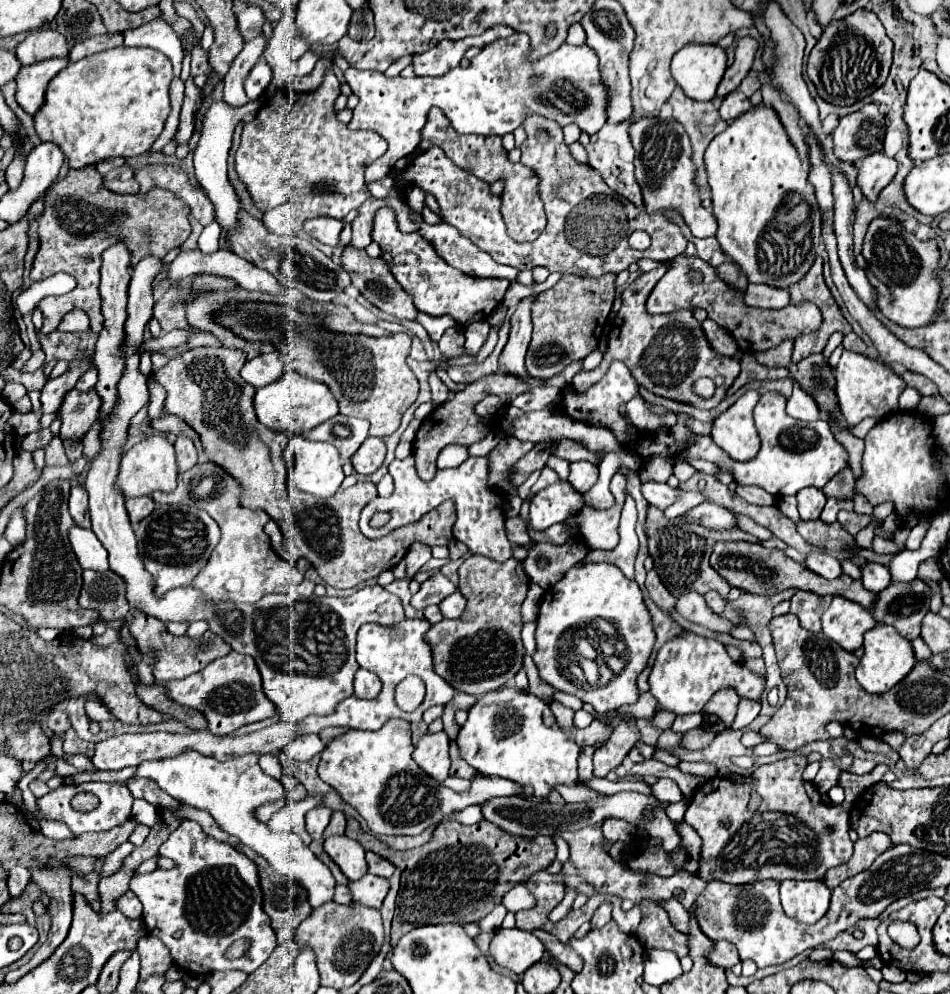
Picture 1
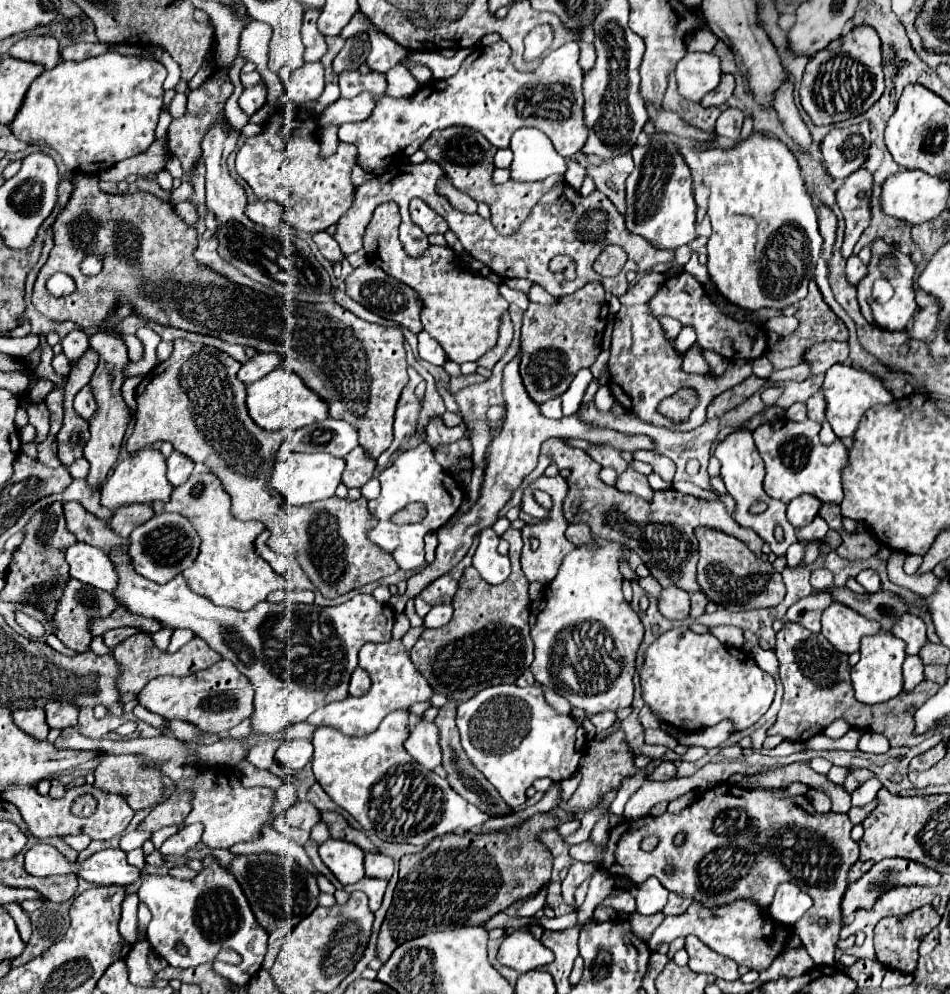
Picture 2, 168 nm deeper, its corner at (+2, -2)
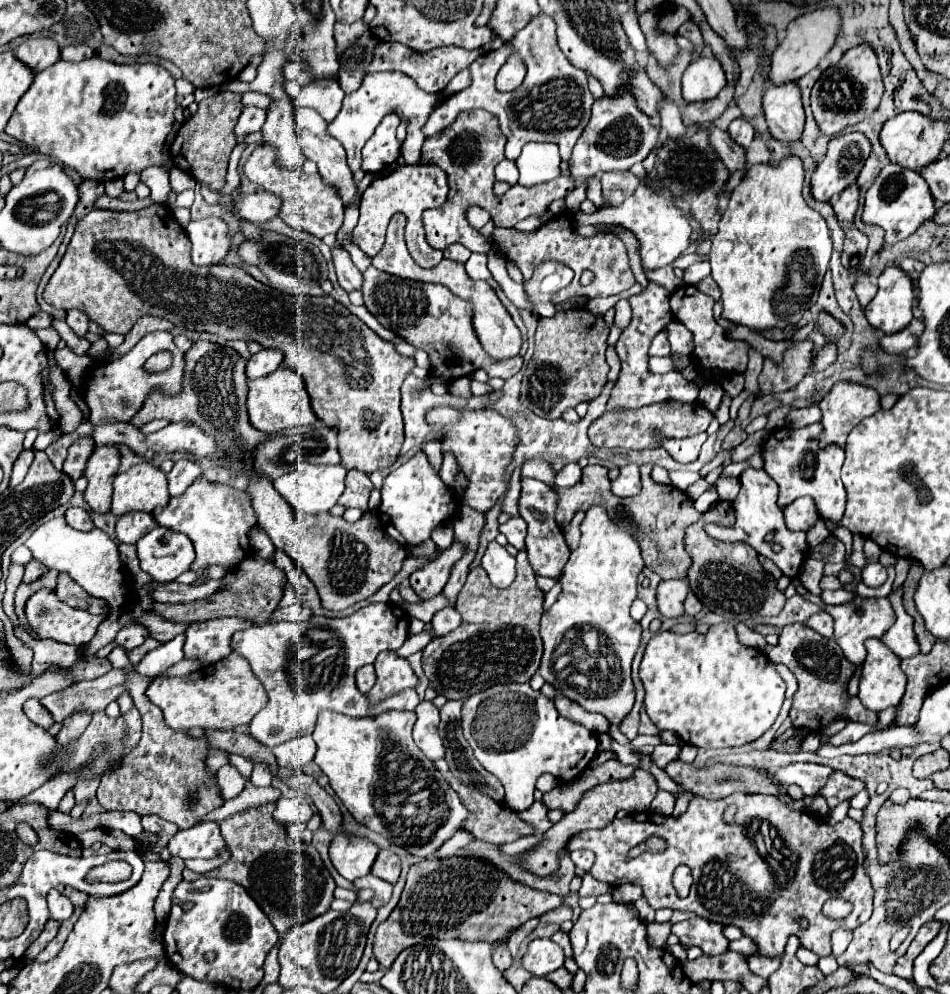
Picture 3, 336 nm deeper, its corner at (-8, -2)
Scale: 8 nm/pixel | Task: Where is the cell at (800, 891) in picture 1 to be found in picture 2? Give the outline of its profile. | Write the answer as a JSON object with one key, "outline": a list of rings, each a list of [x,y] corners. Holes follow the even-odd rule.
{"outline":[[[784,882],[778,886],[774,902],[768,910],[774,922],[792,926],[810,906],[812,906],[812,898],[806,896],[806,892],[802,892],[798,886],[790,882]]]}

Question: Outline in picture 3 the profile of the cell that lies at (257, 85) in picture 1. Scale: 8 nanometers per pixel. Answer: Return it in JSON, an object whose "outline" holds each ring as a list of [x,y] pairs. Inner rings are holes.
{"outline":[[[244,106],[238,124],[236,124],[236,136],[242,134],[252,134],[256,130],[260,130],[264,126],[266,120],[266,110],[258,108],[258,106]]]}

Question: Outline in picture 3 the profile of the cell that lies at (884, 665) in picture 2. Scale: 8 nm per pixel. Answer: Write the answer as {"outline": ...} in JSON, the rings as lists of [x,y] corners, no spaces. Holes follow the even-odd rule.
{"outline":[[[868,638],[866,650],[868,650],[868,656],[864,660],[864,668],[862,668],[862,676],[860,676],[858,698],[862,700],[862,704],[868,710],[876,710],[876,712],[900,704],[900,700],[906,692],[906,674],[900,668],[900,658],[896,658],[896,654],[880,638]]]}

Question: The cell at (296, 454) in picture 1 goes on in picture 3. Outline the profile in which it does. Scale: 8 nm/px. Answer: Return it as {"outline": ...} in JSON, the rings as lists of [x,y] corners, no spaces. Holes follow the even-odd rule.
{"outline":[[[300,462],[296,468],[292,466],[292,472],[280,476],[274,480],[276,490],[292,504],[296,514],[318,514],[322,510],[330,510],[336,500],[344,492],[344,478],[346,478],[344,464],[310,464]]]}

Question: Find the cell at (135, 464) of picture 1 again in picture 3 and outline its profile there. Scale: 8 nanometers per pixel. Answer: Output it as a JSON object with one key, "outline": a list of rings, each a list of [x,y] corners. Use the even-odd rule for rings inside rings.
{"outline":[[[140,462],[114,478],[112,512],[122,516],[132,510],[152,512],[170,500],[166,474],[152,462]]]}

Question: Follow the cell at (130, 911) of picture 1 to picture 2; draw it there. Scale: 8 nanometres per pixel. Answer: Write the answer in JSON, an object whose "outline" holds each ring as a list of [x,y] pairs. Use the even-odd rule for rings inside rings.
{"outline":[[[128,894],[122,904],[122,920],[120,920],[120,934],[128,944],[136,944],[140,940],[136,908],[138,908],[138,896]]]}

